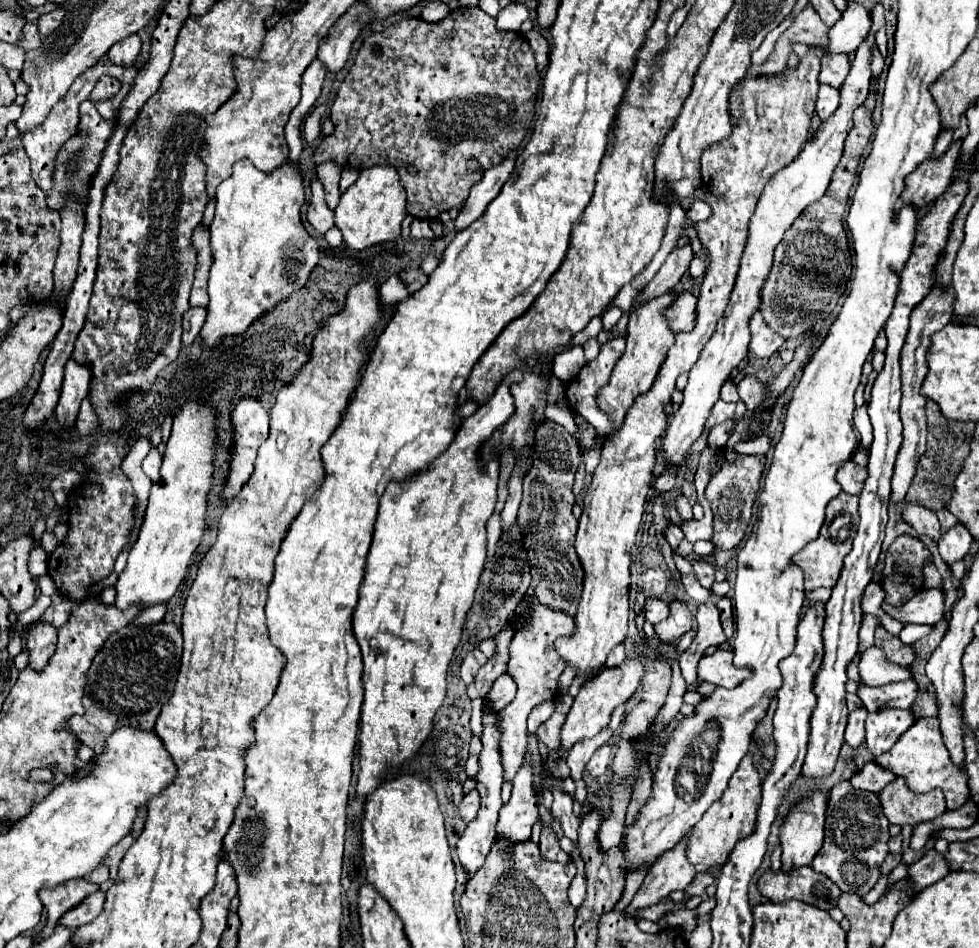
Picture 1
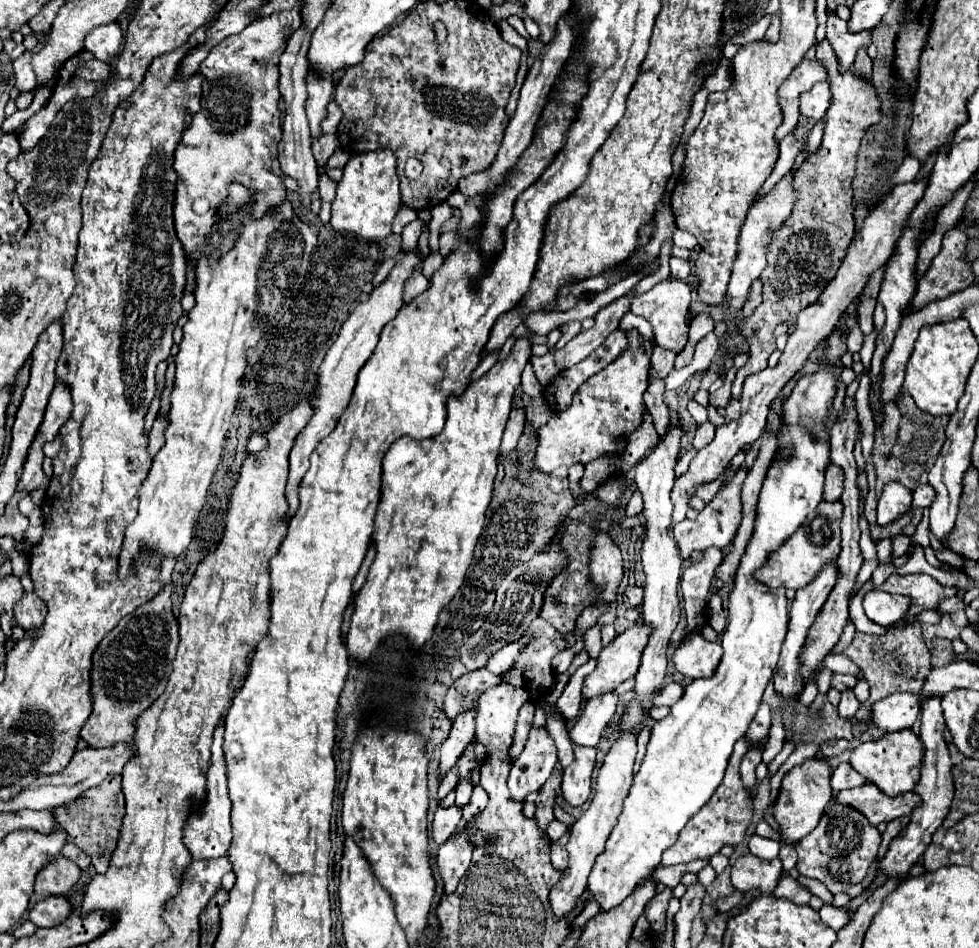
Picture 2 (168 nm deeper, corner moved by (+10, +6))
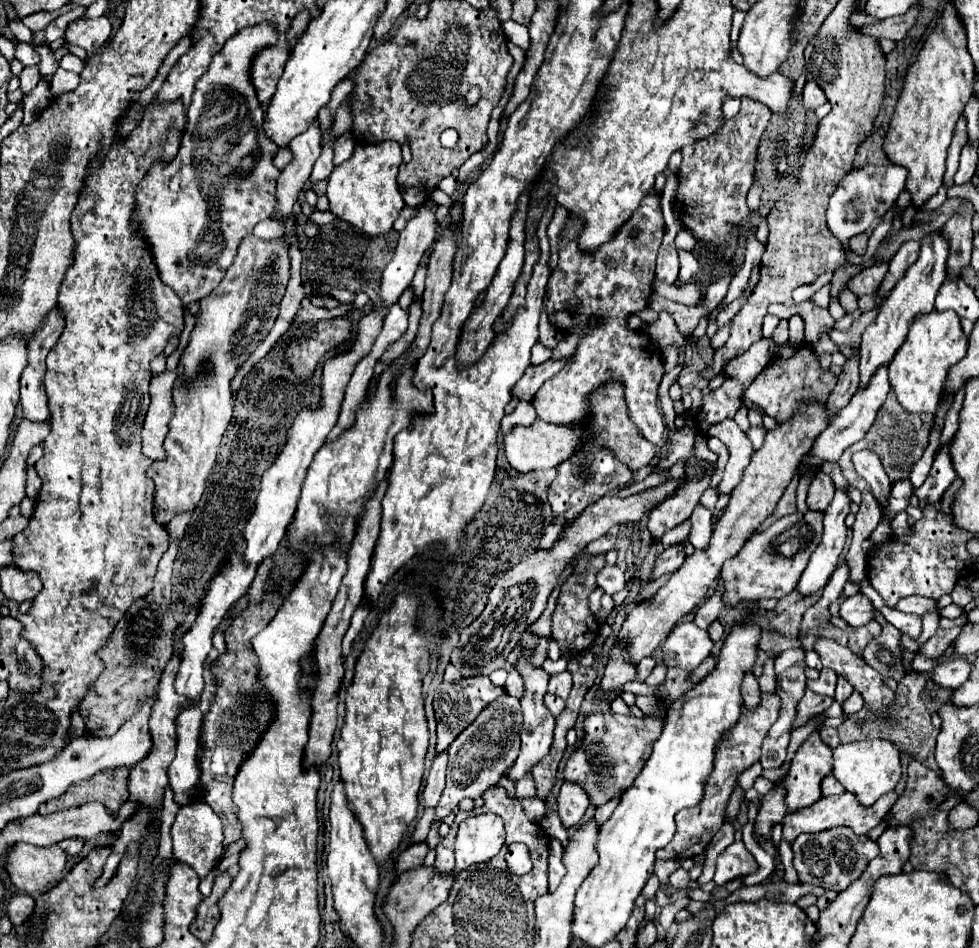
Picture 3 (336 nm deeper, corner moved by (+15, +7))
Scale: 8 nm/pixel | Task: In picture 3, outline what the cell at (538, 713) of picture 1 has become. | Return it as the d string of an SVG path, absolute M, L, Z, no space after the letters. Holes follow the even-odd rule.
M504 696L492 704L488 704L484 708L484 712L480 712L480 716L450 744L448 748L448 770L446 770L446 788L442 794L440 804L436 806L436 820L444 820L462 798L480 798L488 788L492 788L504 774L506 768L510 768L516 760L516 756L520 754L520 728L522 728L522 712L520 712L520 702L512 696Z

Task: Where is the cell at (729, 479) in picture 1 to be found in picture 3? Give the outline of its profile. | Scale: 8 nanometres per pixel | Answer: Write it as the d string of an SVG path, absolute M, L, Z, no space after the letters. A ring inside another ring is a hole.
M670 546L670 548L666 548L666 550L658 556L658 560L656 560L650 580L658 580L658 578L664 576L664 574L676 572L676 570L682 566L684 558L686 558L686 556L684 556L684 552L682 552L680 546Z

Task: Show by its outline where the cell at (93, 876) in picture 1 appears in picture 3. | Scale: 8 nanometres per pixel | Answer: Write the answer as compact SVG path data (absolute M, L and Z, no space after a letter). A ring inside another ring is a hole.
M68 838L68 840L62 840L58 846L60 846L68 856L78 856L78 854L80 854L80 850L82 850L82 846L84 846L84 840Z

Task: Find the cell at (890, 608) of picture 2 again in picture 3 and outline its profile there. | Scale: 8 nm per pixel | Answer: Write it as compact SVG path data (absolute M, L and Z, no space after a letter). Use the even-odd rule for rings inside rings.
M854 594L852 598L846 598L840 604L840 618L850 626L864 626L874 618L870 600L864 594Z

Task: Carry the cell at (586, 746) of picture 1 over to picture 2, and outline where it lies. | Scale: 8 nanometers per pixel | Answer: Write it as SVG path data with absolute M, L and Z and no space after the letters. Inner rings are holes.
M607 693L603 697L593 697L585 703L577 723L571 729L571 741L575 747L595 747L601 739L603 729L617 709L617 695Z

